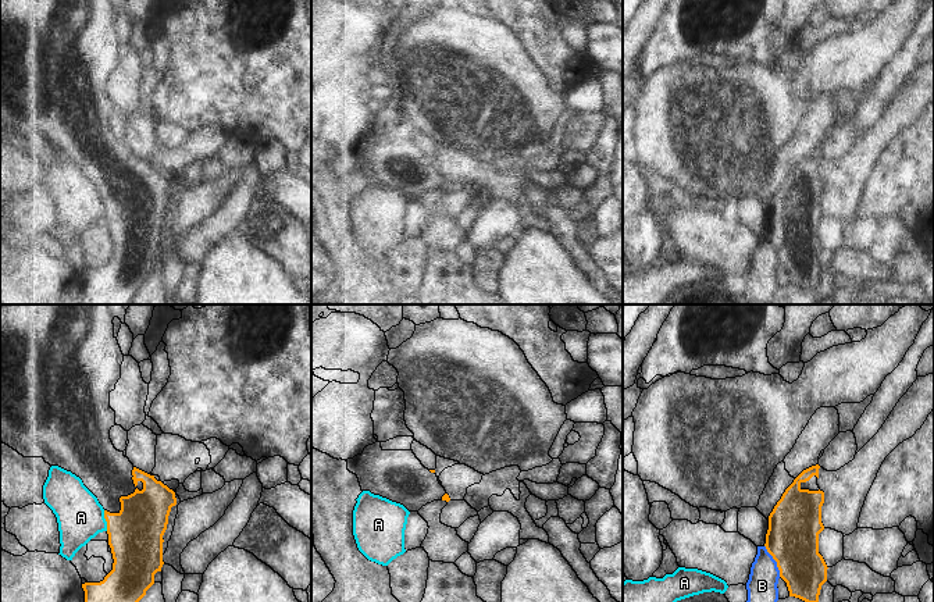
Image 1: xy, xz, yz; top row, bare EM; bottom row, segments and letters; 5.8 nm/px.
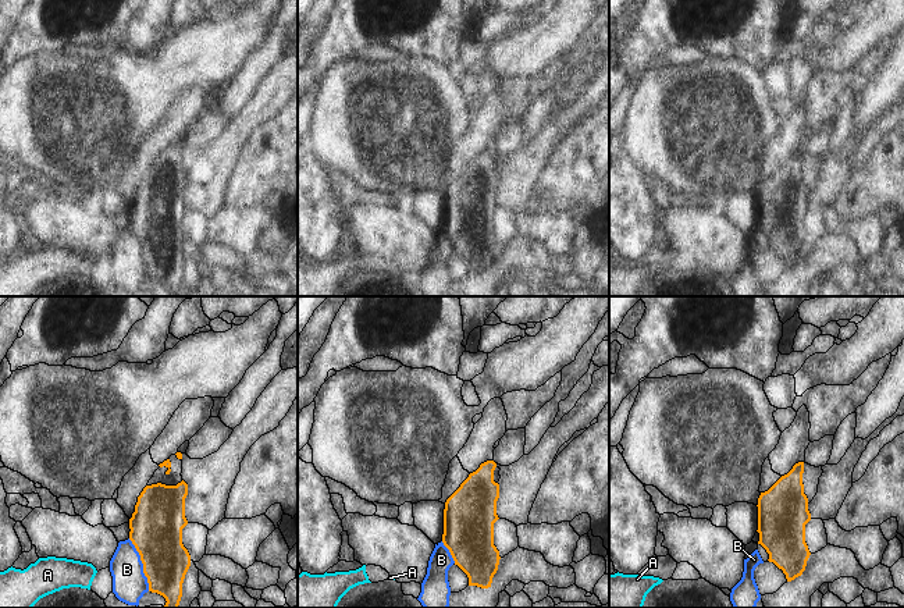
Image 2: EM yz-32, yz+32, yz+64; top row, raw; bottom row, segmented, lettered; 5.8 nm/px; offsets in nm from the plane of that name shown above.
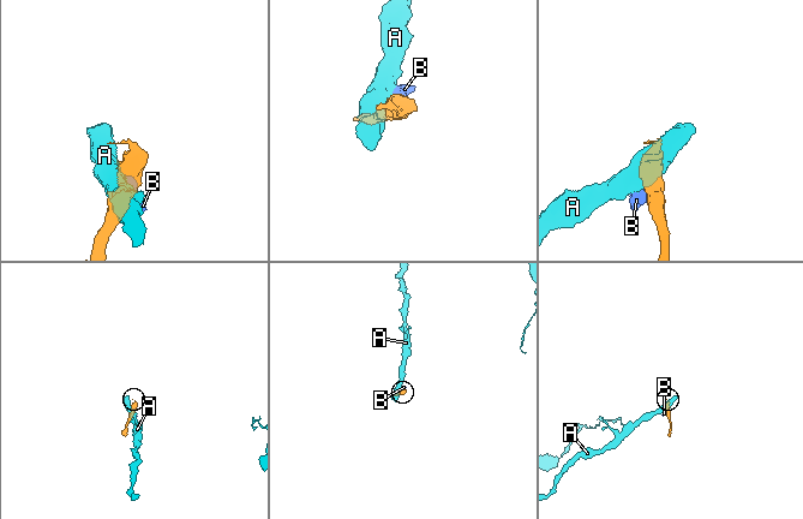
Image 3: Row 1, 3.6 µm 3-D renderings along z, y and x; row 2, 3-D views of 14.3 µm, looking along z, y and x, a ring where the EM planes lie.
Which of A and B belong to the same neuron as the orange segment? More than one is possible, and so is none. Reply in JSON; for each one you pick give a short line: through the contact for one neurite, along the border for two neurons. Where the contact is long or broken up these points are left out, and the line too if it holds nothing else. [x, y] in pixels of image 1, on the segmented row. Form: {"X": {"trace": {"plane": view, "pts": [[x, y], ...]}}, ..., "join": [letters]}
{"join": []}

